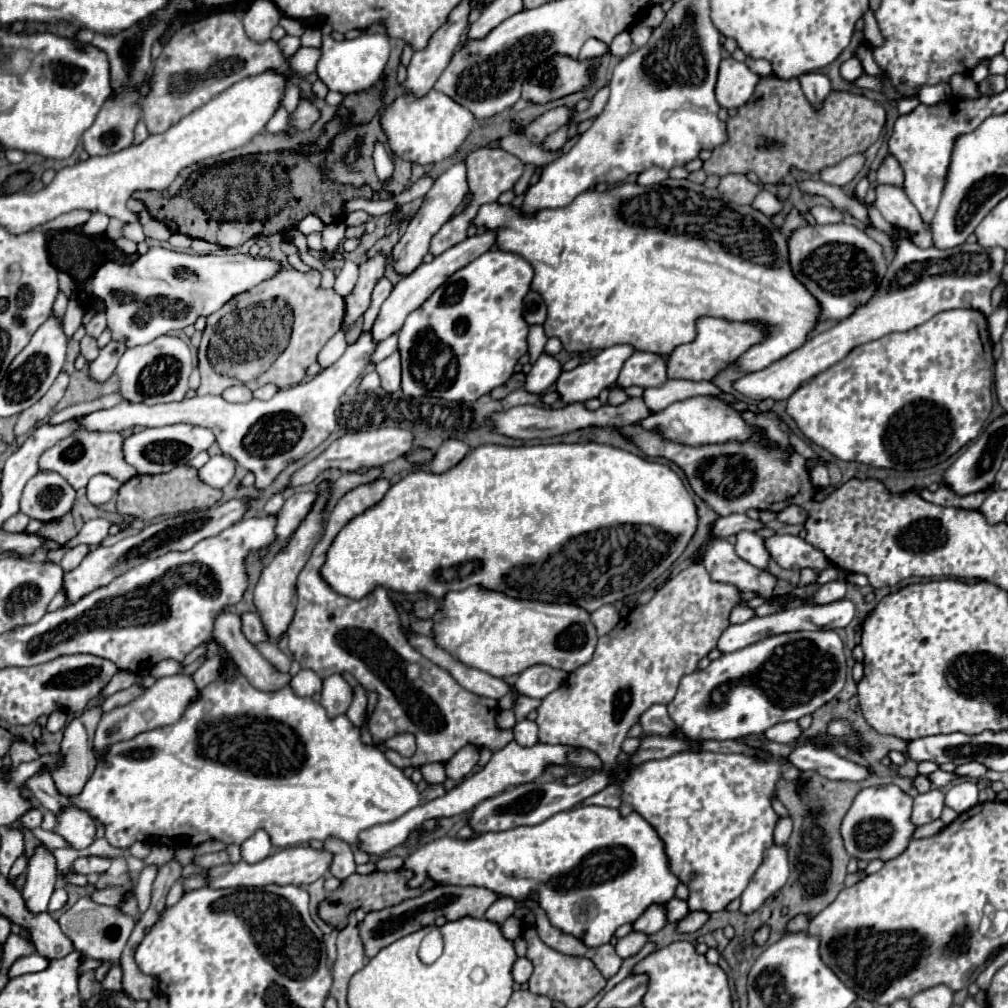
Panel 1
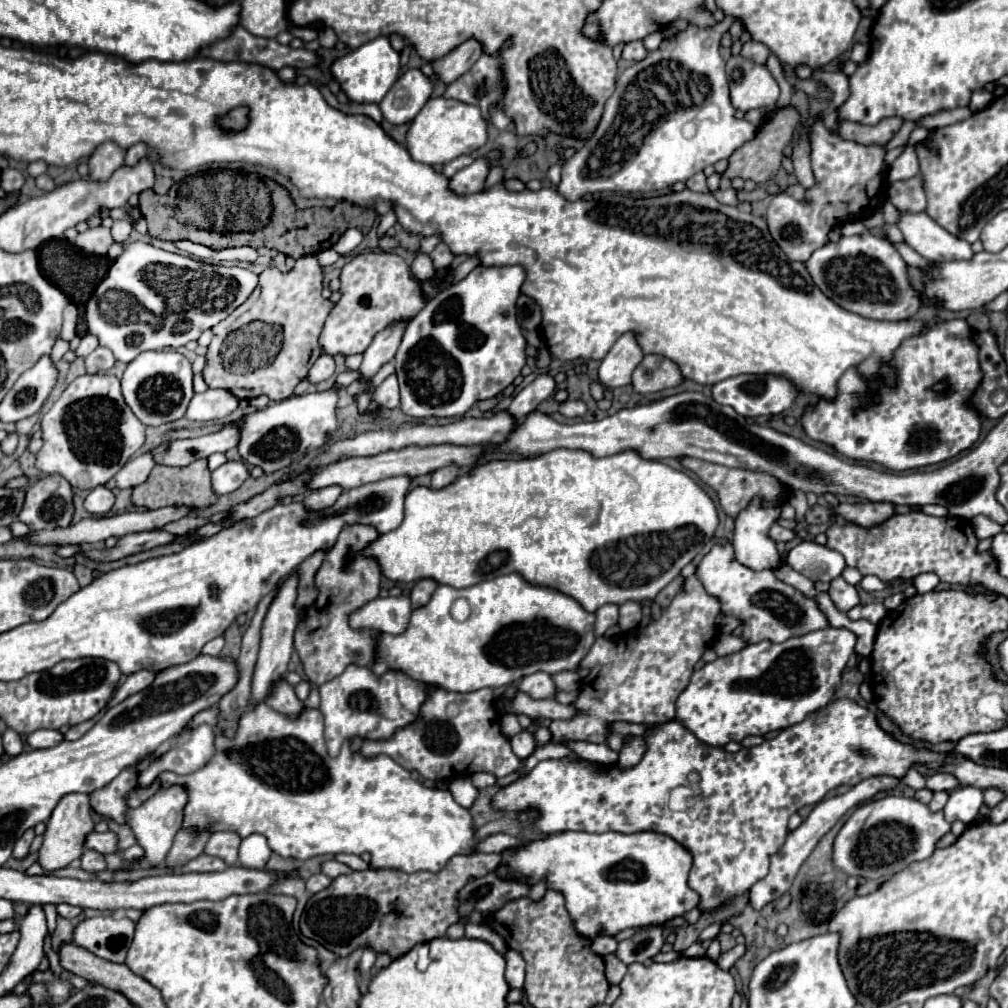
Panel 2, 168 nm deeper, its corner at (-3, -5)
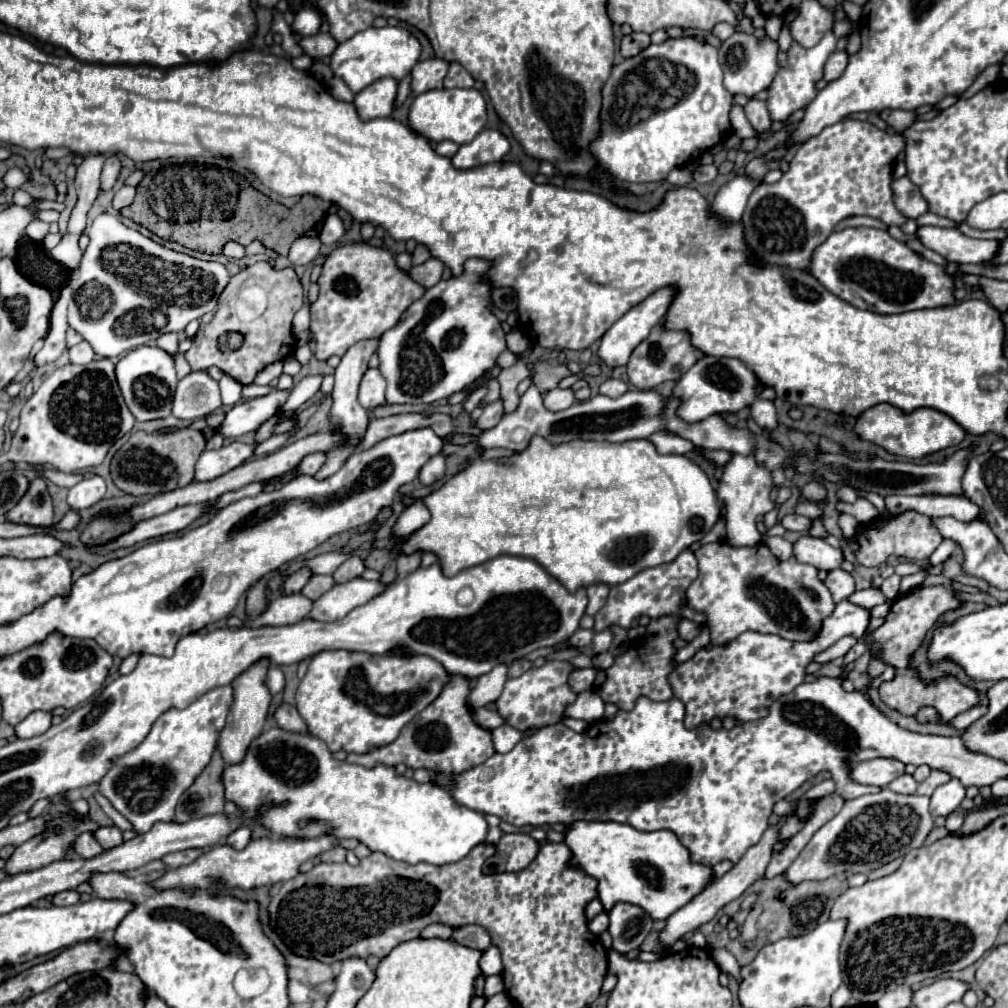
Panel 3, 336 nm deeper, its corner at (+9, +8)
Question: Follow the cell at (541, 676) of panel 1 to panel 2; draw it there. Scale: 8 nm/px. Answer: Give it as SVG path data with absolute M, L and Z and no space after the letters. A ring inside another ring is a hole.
M538 671L538 673L534 673L534 675L522 677L522 679L518 681L518 689L524 691L524 693L528 693L528 695L534 697L534 699L550 699L550 697L554 697L556 691L558 691L554 679L552 679L548 673L544 673L544 671Z

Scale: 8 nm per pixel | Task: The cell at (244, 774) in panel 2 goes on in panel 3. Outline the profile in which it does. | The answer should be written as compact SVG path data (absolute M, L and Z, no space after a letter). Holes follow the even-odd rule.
M278 726L260 734L250 744L246 758L238 766L224 768L224 788L226 800L236 802L238 810L254 810L254 806L262 806L262 802L282 802L282 798L290 798L290 806L270 810L270 814L266 814L266 818L260 822L262 826L270 828L274 835L314 838L330 832L336 838L356 838L370 850L384 852L386 856L408 864L428 862L442 866L458 862L466 858L474 846L486 842L488 834L486 816L466 806L458 806L438 784L418 784L416 780L406 780L404 776L396 776L394 768L390 766L366 770L364 766L334 760L328 746L320 738L290 734ZM302 818L311 818L314 822L302 829L299 826Z

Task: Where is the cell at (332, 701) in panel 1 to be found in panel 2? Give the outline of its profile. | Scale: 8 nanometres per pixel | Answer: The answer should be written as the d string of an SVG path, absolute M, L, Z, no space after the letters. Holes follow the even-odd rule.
M350 665L346 671L320 687L320 711L324 715L324 739L328 753L334 757L346 737L360 735L362 739L388 739L398 727L412 723L426 699L426 685L416 683L398 671L384 673L378 681L366 667Z

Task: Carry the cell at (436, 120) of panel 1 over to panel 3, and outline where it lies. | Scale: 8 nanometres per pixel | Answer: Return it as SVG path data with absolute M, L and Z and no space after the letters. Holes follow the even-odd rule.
M452 88L452 90L428 90L414 98L410 108L410 126L428 140L442 142L452 140L456 144L472 142L486 126L486 100L476 88Z

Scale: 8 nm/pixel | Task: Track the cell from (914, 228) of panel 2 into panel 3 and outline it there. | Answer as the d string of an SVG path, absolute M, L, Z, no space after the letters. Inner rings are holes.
M924 226L916 234L924 246L958 264L992 264L1000 250L1000 240L974 240L956 228Z

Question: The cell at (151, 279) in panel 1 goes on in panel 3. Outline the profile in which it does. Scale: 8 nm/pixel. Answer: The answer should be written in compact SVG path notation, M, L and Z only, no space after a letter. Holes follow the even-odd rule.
M106 212L92 222L88 238L90 242L84 250L80 268L70 282L74 296L68 306L68 324L94 348L100 358L118 358L128 350L156 340L160 334L184 330L190 320L202 318L214 310L220 292L230 280L226 266L168 250L140 232L126 228L118 218Z

